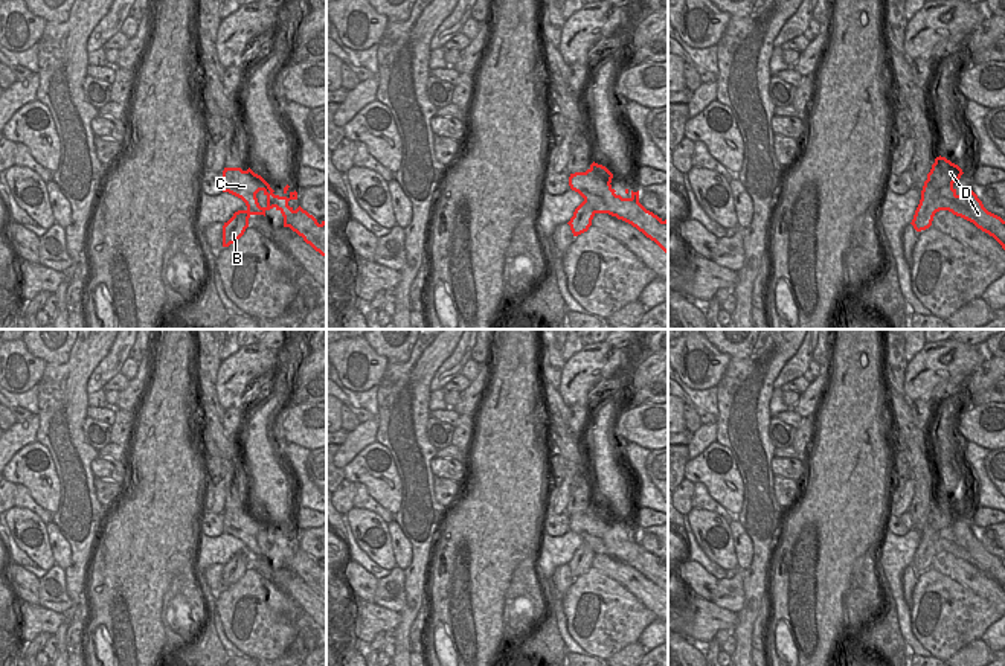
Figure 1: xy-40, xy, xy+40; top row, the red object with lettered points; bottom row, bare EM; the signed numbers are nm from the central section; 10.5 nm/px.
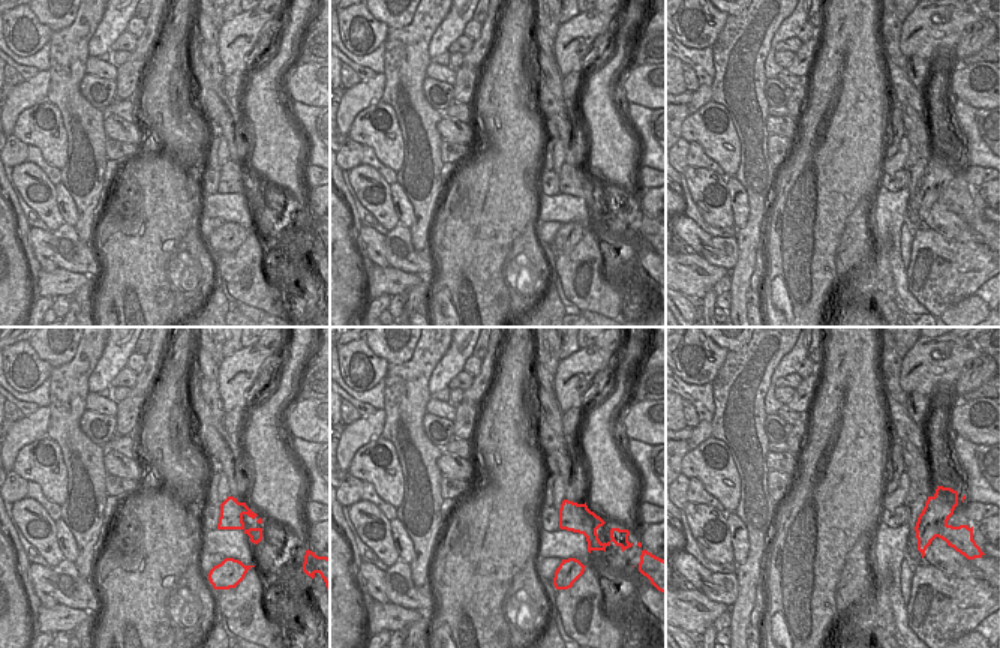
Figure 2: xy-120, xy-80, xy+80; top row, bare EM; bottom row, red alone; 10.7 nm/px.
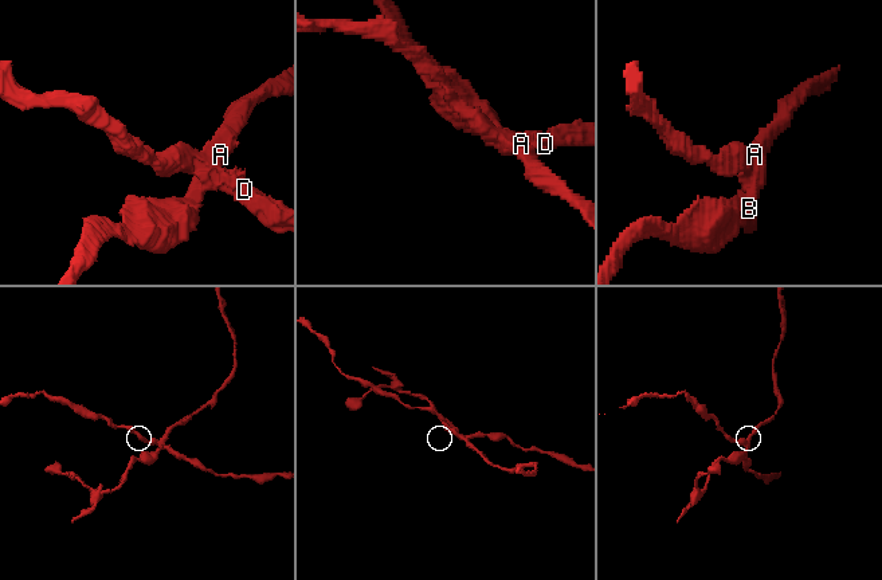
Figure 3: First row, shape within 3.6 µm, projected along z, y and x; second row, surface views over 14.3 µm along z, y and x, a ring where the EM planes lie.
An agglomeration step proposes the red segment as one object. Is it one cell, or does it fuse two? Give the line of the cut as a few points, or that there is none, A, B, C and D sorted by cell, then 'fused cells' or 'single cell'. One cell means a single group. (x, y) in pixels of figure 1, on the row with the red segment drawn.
cut xy+40 (952, 182), (940, 189), (935, 211); groups A B / C D; fused cells

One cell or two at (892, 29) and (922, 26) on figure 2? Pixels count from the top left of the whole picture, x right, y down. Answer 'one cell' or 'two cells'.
two cells

